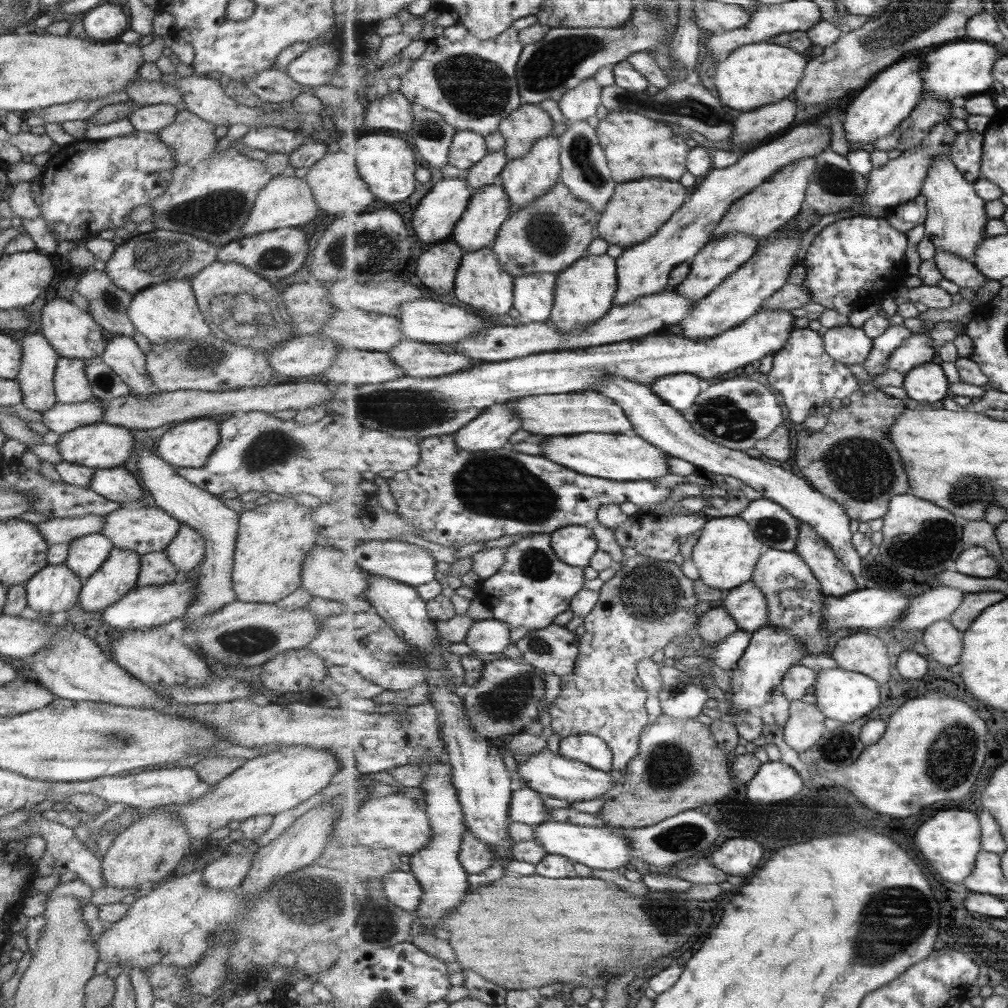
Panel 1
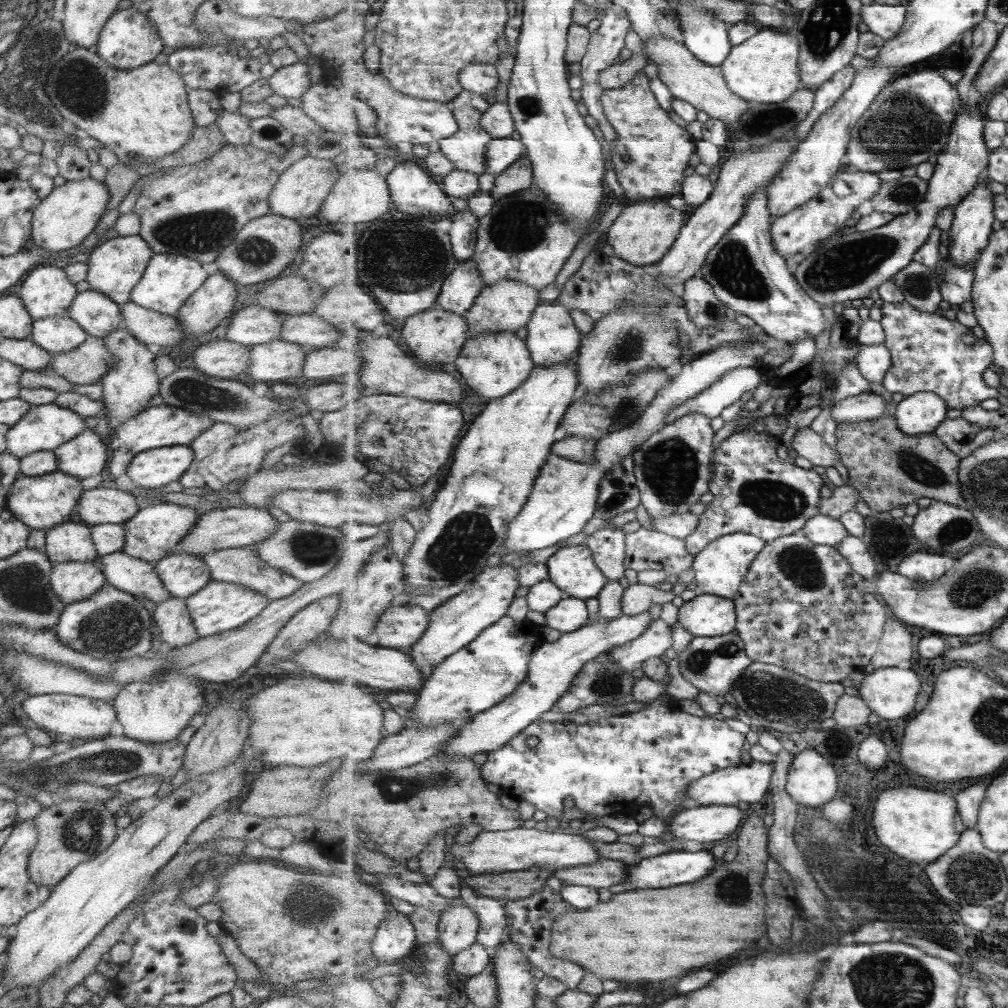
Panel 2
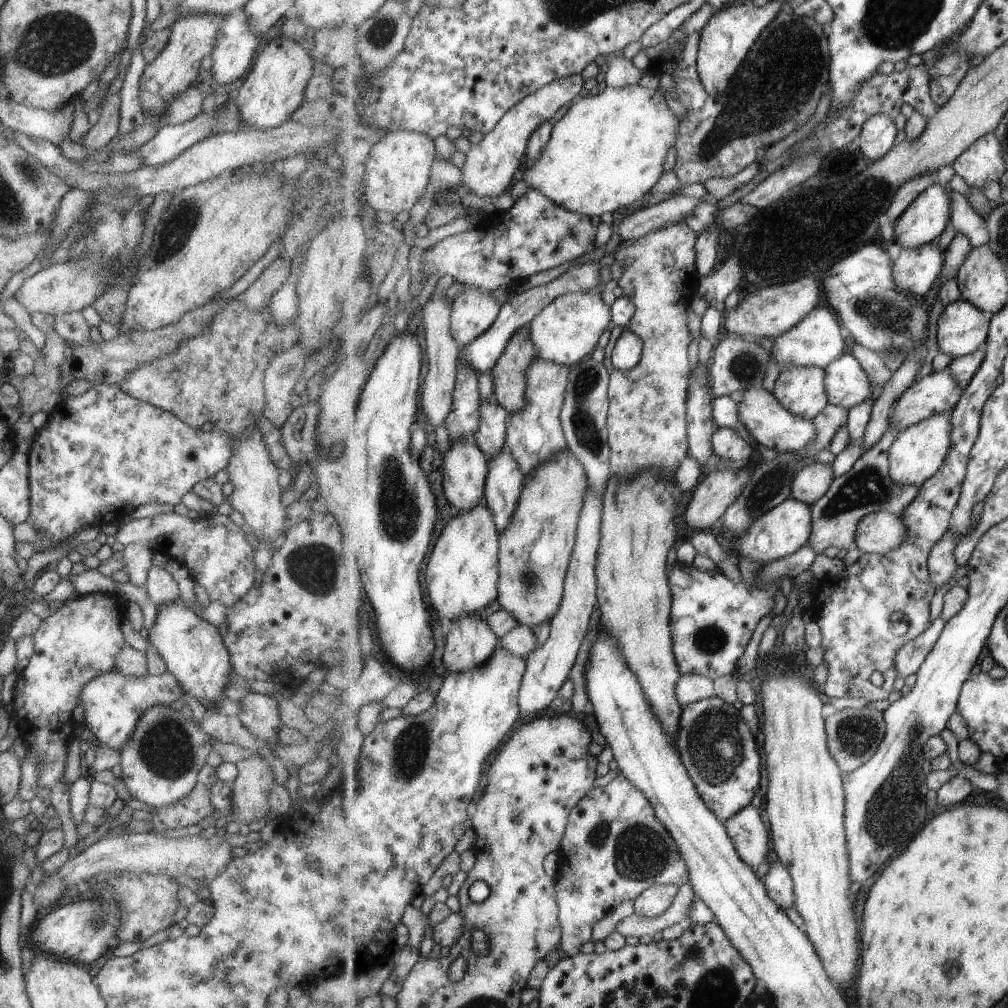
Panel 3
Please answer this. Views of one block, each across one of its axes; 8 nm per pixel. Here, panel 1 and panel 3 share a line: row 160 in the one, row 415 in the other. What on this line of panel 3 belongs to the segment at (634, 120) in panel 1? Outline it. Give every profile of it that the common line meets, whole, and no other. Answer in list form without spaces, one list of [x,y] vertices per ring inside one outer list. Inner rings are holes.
[[[685,222],[640,239],[624,241],[616,256],[617,262],[624,266],[624,272],[617,280],[618,285],[625,288],[624,296],[631,296],[636,306],[635,316],[627,326],[611,328],[611,338],[605,347],[603,360],[608,366],[611,380],[611,410],[608,416],[608,429],[611,430],[609,444],[613,450],[611,470],[613,474],[623,476],[622,479],[632,479],[641,471],[657,471],[658,477],[663,476],[665,480],[675,478],[681,462],[689,456],[688,388],[692,374],[689,368],[689,344],[693,342],[693,336],[687,326],[687,308],[693,295],[699,291],[698,285],[702,279],[696,265],[696,244],[700,235]],[[625,330],[631,330],[644,342],[641,364],[627,371],[615,368],[611,362],[615,345]]]

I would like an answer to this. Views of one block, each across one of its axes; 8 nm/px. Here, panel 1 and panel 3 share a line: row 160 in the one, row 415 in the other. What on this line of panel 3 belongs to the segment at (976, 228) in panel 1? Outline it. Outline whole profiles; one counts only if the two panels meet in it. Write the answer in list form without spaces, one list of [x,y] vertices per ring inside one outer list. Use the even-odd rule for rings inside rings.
[[[951,409],[930,416],[898,434],[898,439],[891,445],[889,451],[889,474],[896,483],[922,485],[940,470],[952,448],[953,411]]]

